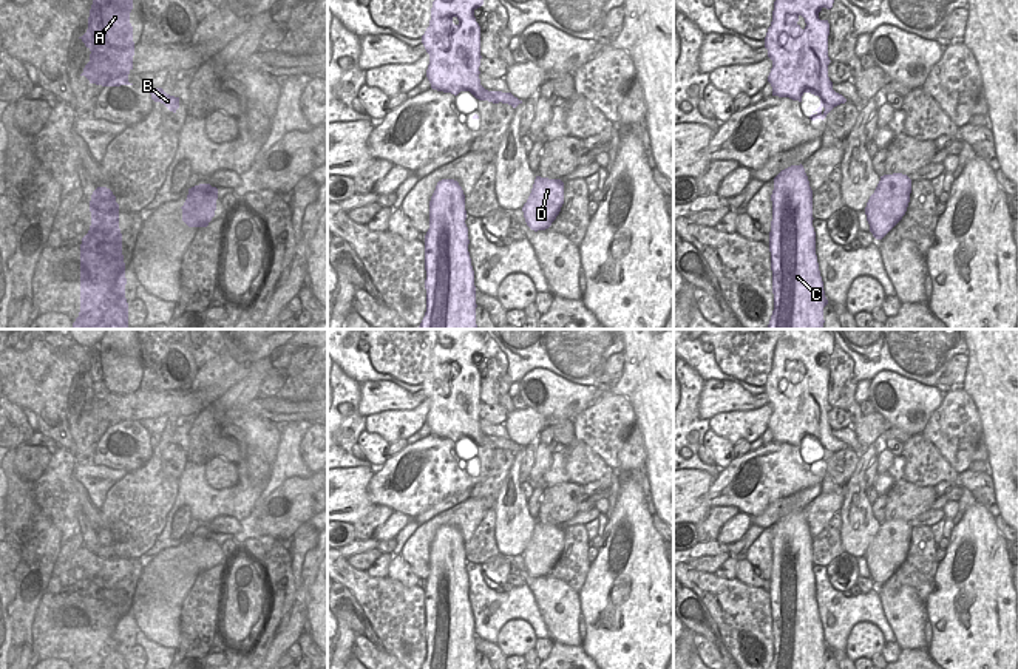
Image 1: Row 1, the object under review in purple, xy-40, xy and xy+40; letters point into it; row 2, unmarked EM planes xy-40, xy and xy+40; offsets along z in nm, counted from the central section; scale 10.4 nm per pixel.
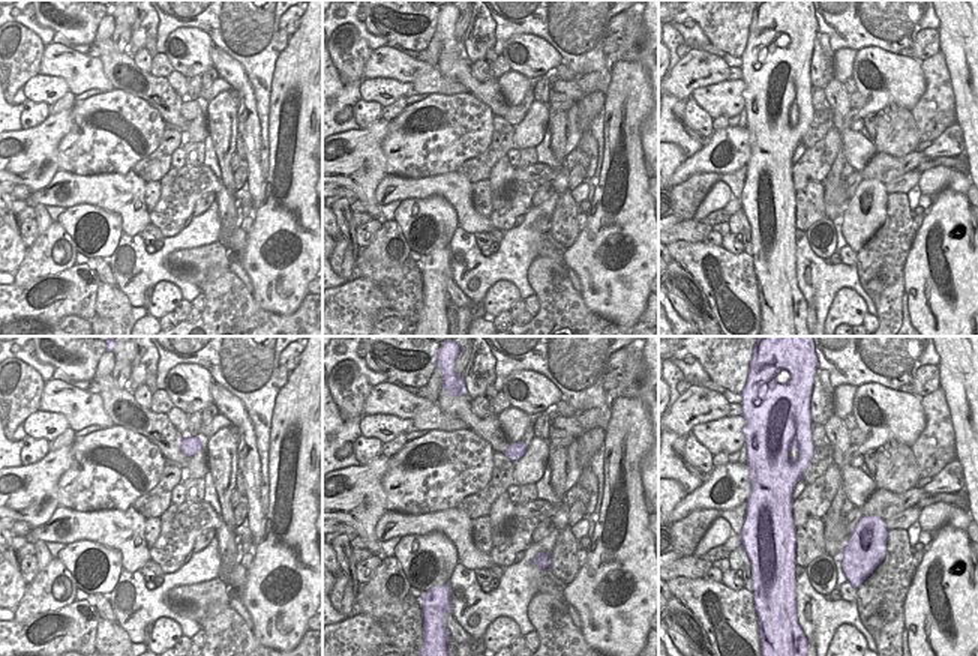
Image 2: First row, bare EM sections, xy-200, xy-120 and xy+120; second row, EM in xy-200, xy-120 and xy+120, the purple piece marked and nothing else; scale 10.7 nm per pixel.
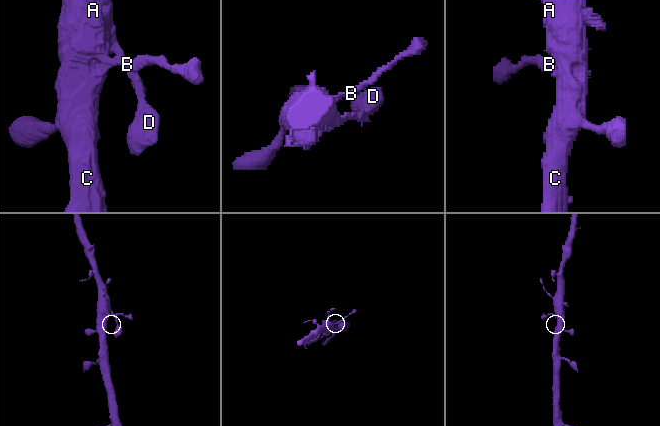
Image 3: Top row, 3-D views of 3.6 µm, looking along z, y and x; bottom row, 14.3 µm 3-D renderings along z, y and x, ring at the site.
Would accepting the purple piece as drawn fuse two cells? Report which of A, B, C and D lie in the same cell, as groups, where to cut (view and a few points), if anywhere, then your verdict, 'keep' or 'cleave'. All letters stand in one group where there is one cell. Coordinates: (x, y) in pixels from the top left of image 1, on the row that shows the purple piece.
groups A B C D; cut none; keep

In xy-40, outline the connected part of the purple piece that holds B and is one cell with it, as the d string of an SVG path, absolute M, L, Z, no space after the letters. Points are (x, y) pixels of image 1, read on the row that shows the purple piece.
M148 88L154 102L164 104L170 111L176 113L179 108L179 97L167 94L162 88Z

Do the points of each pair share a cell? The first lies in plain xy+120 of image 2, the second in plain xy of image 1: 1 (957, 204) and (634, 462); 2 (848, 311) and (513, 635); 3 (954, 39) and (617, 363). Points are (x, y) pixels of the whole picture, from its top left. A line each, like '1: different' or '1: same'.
1: same
2: same
3: different

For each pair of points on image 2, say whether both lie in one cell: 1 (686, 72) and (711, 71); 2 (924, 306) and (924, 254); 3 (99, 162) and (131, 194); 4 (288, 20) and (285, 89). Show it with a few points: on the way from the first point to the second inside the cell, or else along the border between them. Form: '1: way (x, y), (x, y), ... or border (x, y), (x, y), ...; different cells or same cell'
1: way (692, 71), (705, 71); same cell
2: way (924, 293), (924, 267); same cell
3: border (131, 168), (126, 173), (74, 174); different cells
4: border (303, 15), (297, 29), (290, 36); different cells

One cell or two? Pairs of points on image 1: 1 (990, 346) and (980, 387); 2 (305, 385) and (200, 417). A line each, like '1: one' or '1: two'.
1: one
2: one

